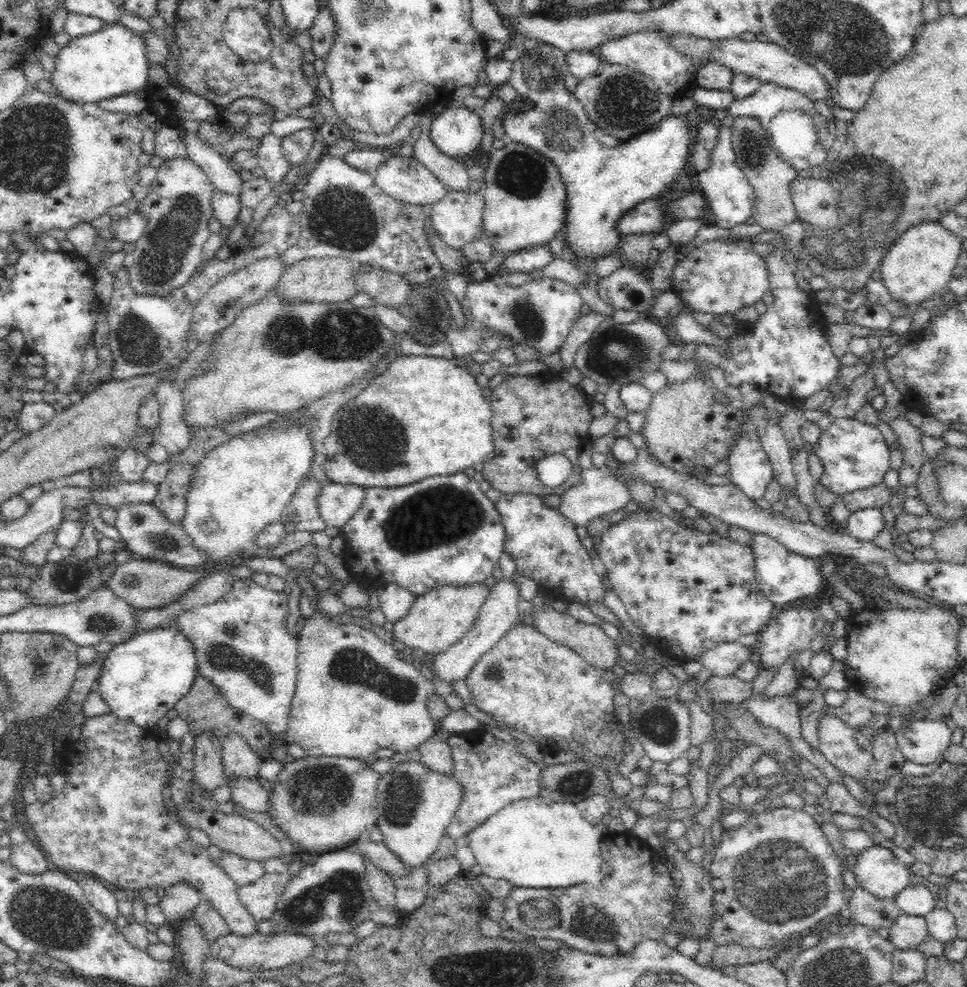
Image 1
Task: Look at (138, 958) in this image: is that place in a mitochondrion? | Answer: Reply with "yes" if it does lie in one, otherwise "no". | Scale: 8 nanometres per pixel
no

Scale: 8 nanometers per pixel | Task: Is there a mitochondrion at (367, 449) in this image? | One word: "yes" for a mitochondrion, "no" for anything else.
yes

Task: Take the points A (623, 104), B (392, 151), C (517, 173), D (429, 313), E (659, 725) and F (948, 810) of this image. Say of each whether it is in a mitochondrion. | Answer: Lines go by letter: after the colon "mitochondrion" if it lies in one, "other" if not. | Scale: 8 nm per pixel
A: mitochondrion
B: other
C: mitochondrion
D: mitochondrion
E: mitochondrion
F: mitochondrion

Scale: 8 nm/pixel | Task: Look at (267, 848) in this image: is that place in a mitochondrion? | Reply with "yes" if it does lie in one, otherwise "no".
no

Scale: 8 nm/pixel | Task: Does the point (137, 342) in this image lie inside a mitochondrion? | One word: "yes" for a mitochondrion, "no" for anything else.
yes

